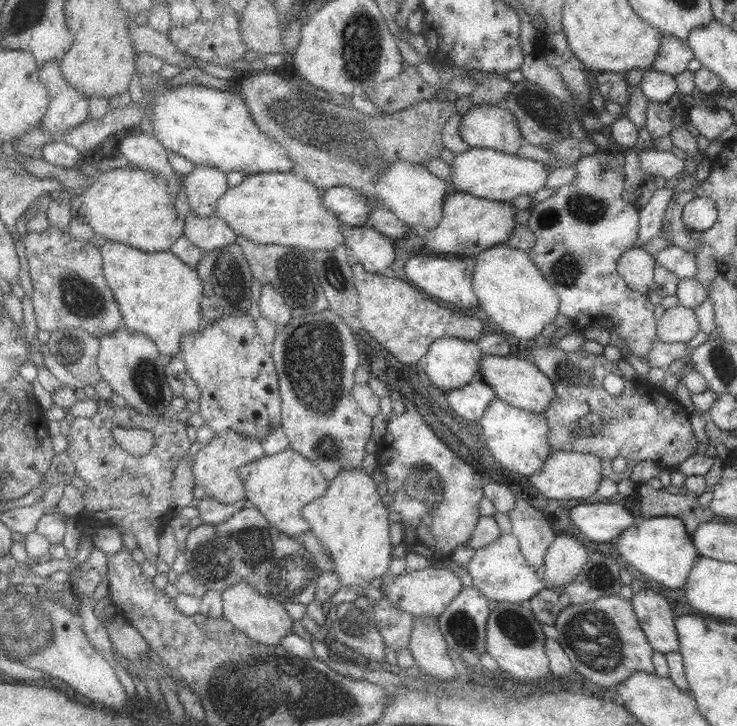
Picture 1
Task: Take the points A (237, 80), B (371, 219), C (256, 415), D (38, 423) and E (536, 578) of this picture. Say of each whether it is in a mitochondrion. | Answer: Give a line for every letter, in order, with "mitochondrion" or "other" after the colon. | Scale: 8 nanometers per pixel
A: other
B: other
C: other
D: other
E: other

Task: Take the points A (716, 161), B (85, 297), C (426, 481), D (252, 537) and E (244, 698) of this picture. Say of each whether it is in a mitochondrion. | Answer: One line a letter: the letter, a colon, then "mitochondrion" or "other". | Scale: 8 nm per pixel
A: other
B: mitochondrion
C: mitochondrion
D: mitochondrion
E: mitochondrion

